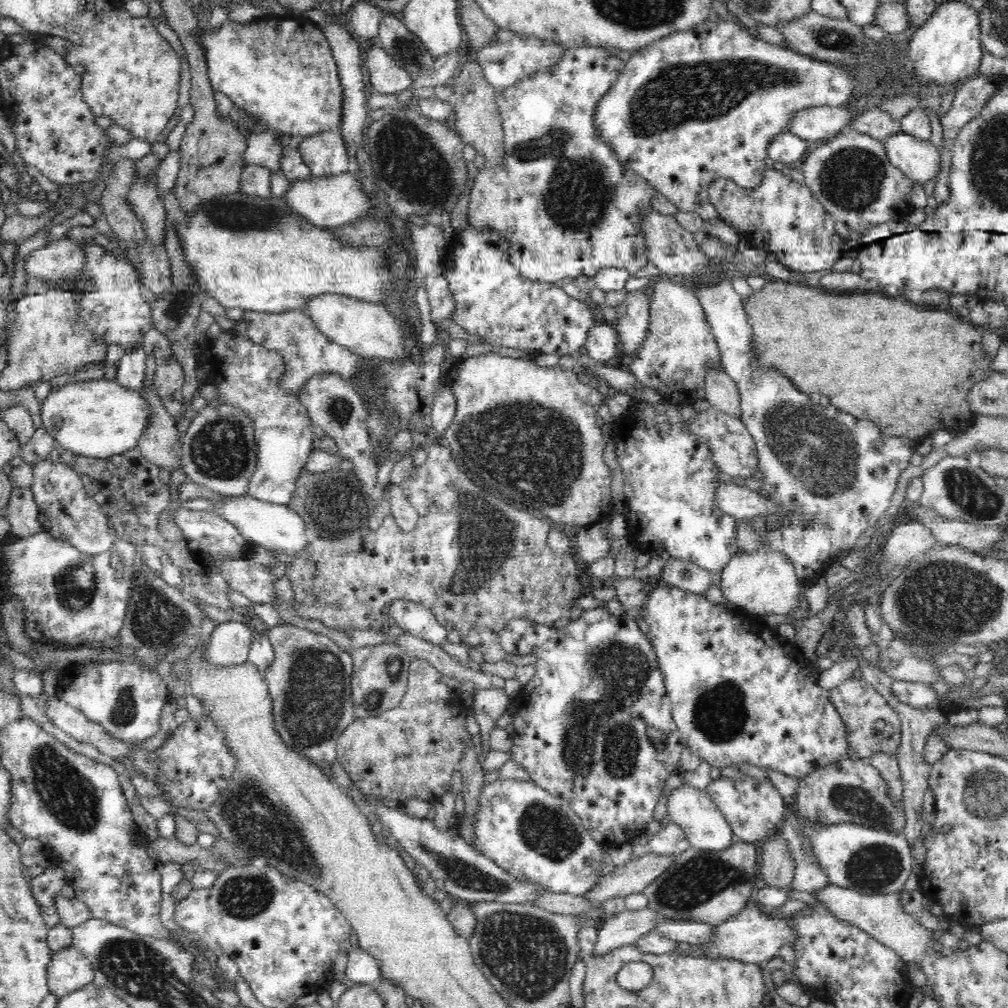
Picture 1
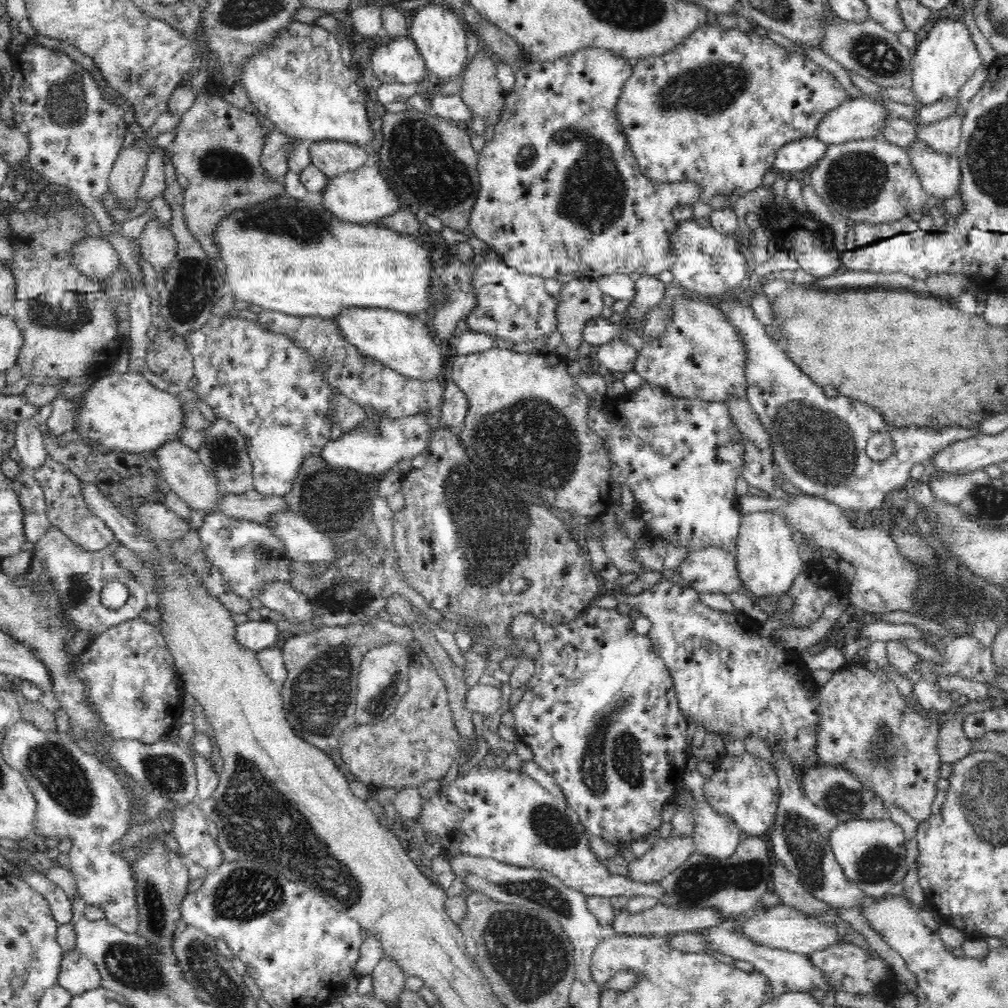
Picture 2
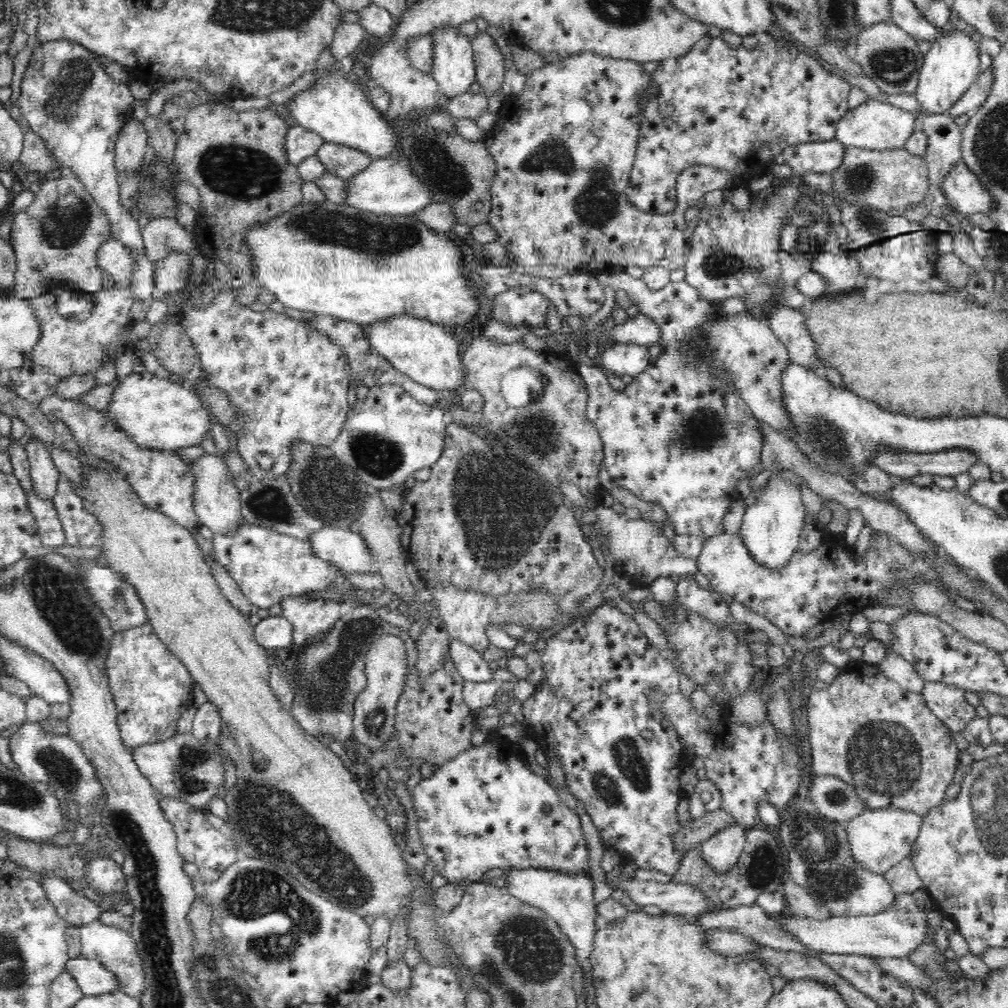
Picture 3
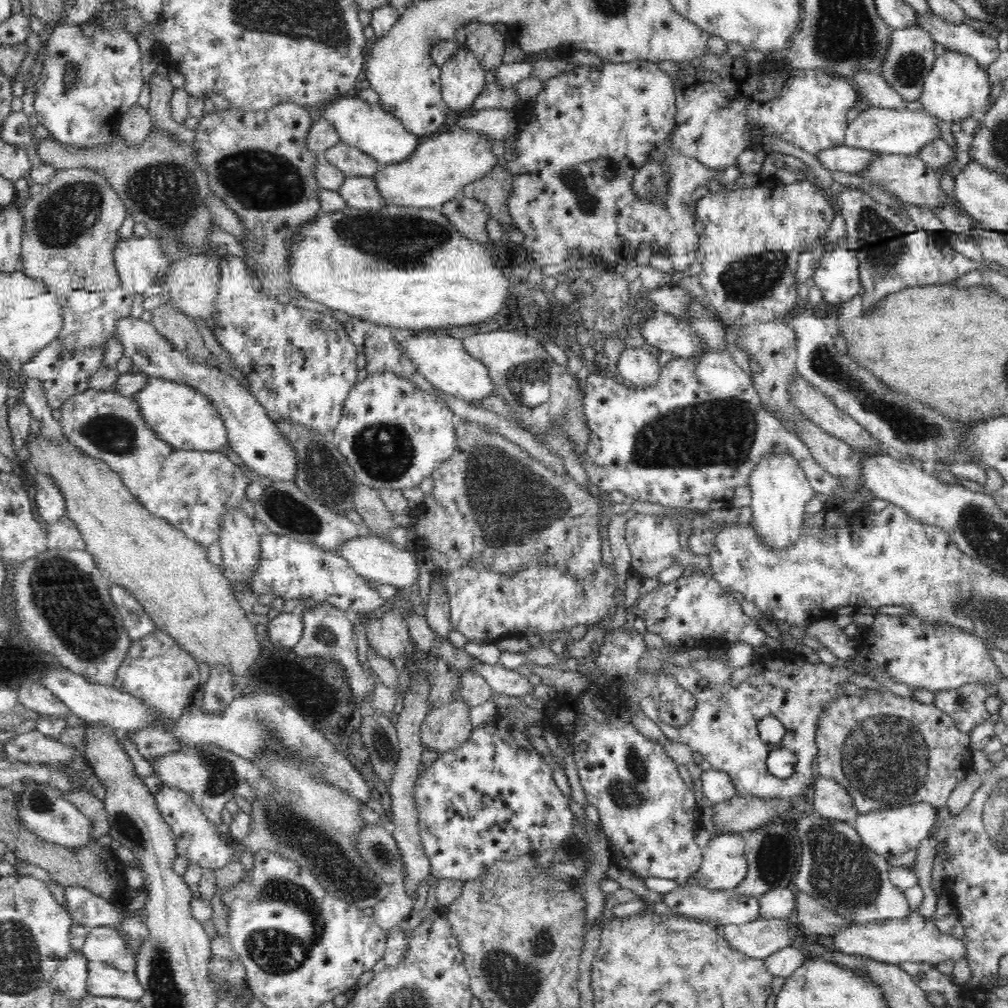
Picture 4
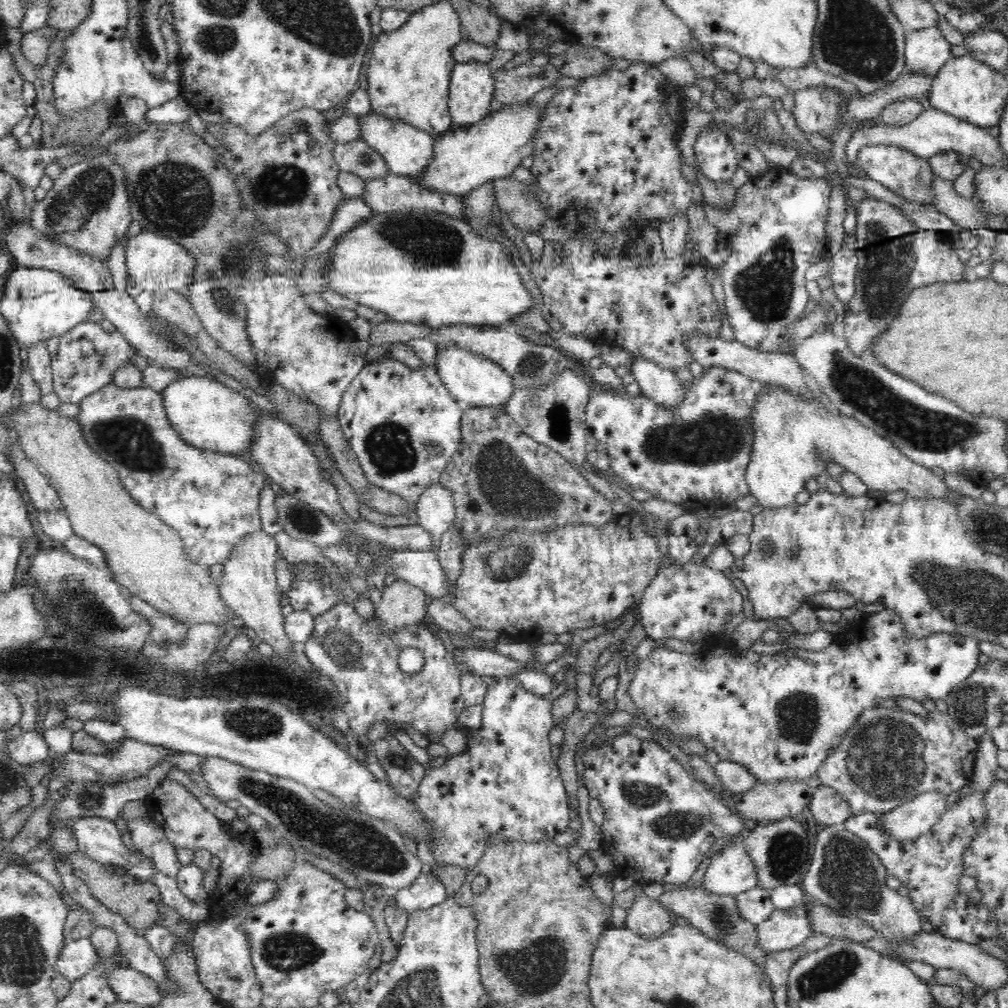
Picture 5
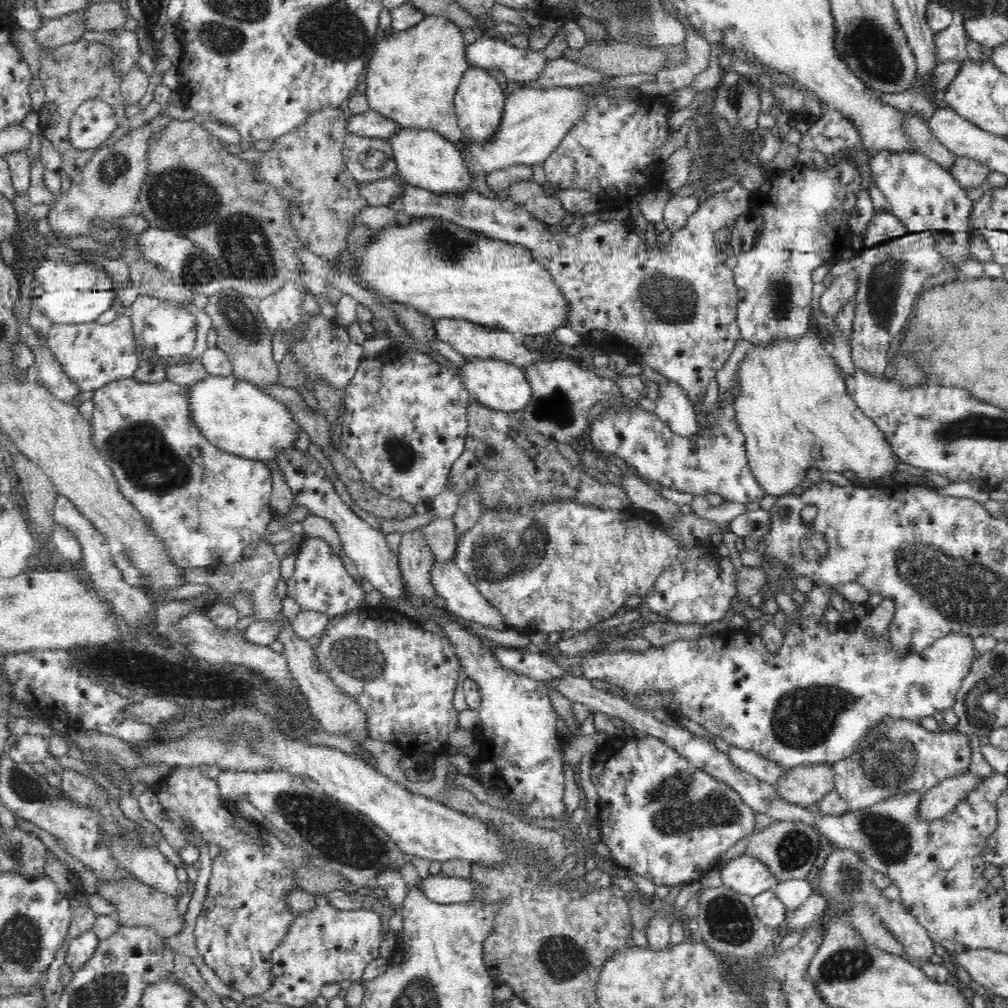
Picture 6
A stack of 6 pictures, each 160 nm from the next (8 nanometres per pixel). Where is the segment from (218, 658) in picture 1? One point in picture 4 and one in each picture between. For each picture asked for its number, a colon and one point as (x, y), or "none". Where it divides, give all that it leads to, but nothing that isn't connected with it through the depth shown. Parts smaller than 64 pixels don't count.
2: (257, 635)
3: (272, 632)
4: (286, 629)

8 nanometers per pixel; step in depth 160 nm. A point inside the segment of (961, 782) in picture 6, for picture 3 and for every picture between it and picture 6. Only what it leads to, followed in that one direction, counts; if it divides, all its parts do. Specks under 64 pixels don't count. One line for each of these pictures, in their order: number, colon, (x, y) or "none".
3: (880, 838)
4: (889, 832)
5: (909, 821)

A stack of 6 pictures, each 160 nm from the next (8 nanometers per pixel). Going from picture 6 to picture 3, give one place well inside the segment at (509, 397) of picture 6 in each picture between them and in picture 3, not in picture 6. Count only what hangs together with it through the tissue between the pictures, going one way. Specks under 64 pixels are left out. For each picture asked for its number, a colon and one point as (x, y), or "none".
3: (429, 355)
4: (441, 359)
5: (476, 381)

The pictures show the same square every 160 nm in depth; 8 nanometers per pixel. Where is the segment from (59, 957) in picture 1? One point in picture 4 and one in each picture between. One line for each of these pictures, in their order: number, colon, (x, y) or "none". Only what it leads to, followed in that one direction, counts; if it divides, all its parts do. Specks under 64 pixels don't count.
2: (78, 974)
3: (94, 979)
4: (103, 980)

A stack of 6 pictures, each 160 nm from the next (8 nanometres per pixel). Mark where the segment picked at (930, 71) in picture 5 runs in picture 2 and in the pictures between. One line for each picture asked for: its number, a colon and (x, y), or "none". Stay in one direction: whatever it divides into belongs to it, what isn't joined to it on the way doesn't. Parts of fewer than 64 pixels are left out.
2: (868, 48)
3: (890, 56)
4: (912, 55)

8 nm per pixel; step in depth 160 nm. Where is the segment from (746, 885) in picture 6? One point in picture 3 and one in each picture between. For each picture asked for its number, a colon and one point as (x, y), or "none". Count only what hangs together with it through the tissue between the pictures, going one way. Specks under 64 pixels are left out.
3: (722, 852)
4: (725, 865)
5: (731, 871)

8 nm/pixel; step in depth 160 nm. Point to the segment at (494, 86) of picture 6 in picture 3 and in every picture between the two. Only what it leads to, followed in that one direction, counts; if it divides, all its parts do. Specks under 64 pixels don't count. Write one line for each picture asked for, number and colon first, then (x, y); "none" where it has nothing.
3: (454, 68)
4: (463, 78)
5: (471, 86)

